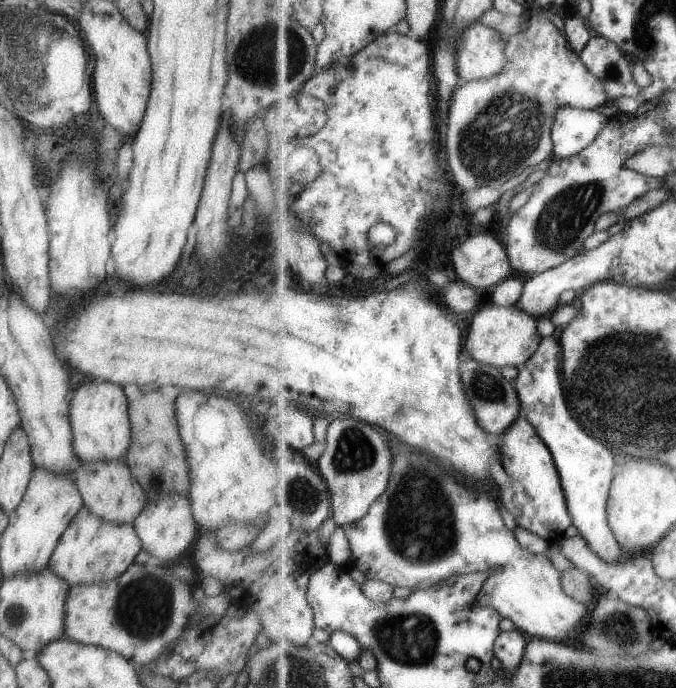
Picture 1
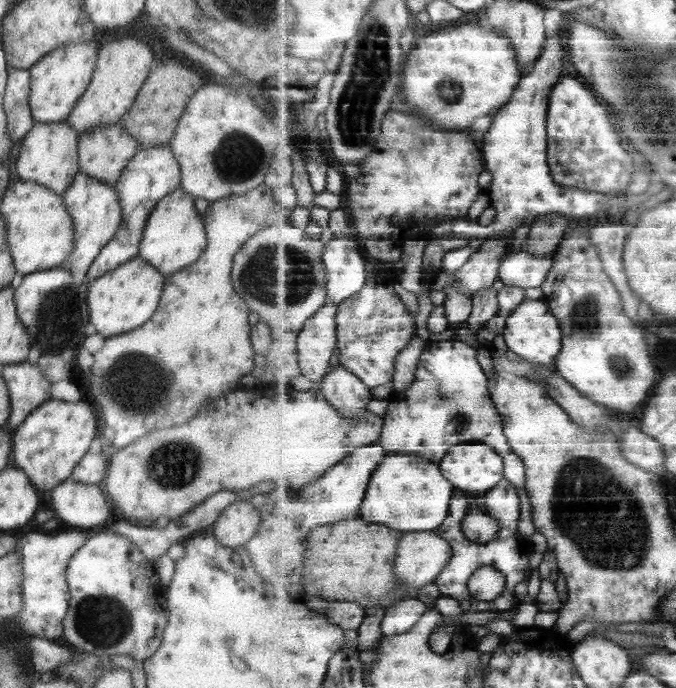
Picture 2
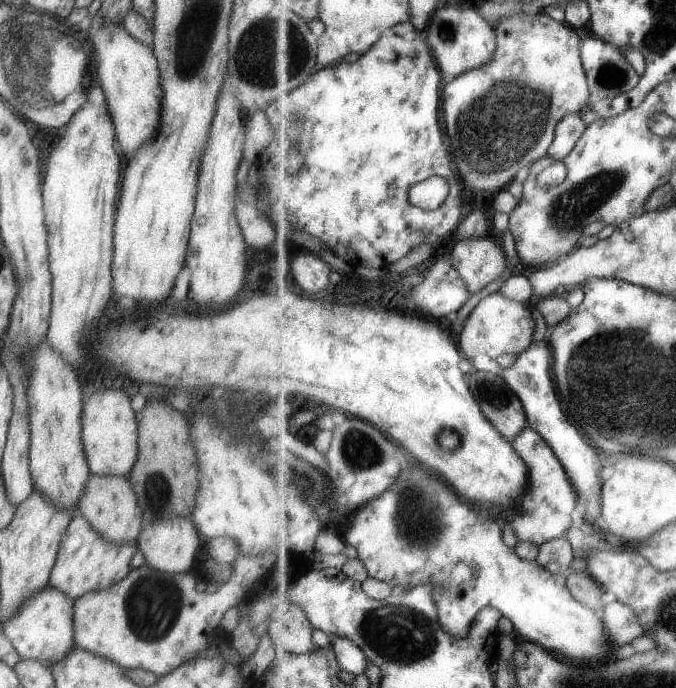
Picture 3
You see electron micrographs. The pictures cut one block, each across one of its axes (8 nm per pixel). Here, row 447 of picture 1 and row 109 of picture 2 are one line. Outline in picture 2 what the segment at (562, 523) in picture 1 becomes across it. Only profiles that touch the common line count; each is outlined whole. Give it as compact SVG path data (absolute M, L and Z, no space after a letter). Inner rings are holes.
M568 16L565 20L558 22L559 27L545 42L545 48L539 60L535 62L533 71L521 79L521 84L517 87L511 101L492 116L491 127L484 135L482 150L486 170L492 175L492 184L486 192L495 206L497 221L493 221L493 225L485 226L479 224L477 220L441 220L439 224L433 226L433 230L425 233L423 230L419 236L427 234L427 236L433 236L433 240L437 240L441 236L455 234L467 236L467 239L473 242L482 242L485 239L491 239L495 234L507 234L525 225L532 226L534 221L546 215L555 213L567 218L569 216L583 218L583 216L597 214L605 204L613 206L613 204L623 204L627 200L625 194L607 196L607 194L597 194L597 192L587 192L585 189L557 184L548 163L549 103L551 103L553 87L565 78L564 68L559 66L563 58L569 54L565 48L569 21Z

